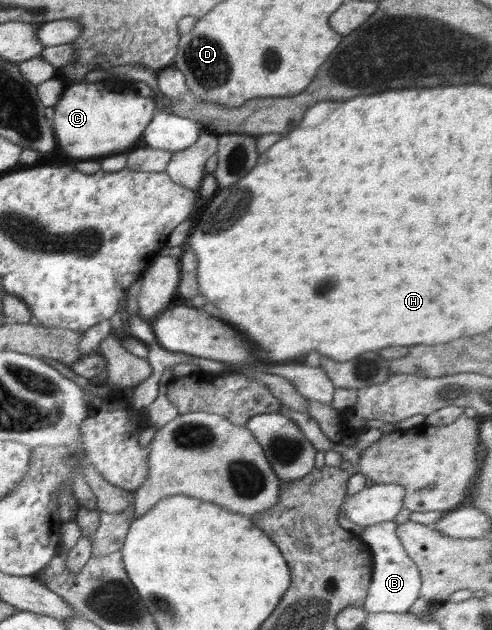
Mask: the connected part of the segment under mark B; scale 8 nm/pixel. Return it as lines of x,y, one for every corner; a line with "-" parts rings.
394,521
366,526
358,535
372,551
371,585
363,607
368,612
406,613
419,597
421,576
416,563
408,557
396,534
397,524

